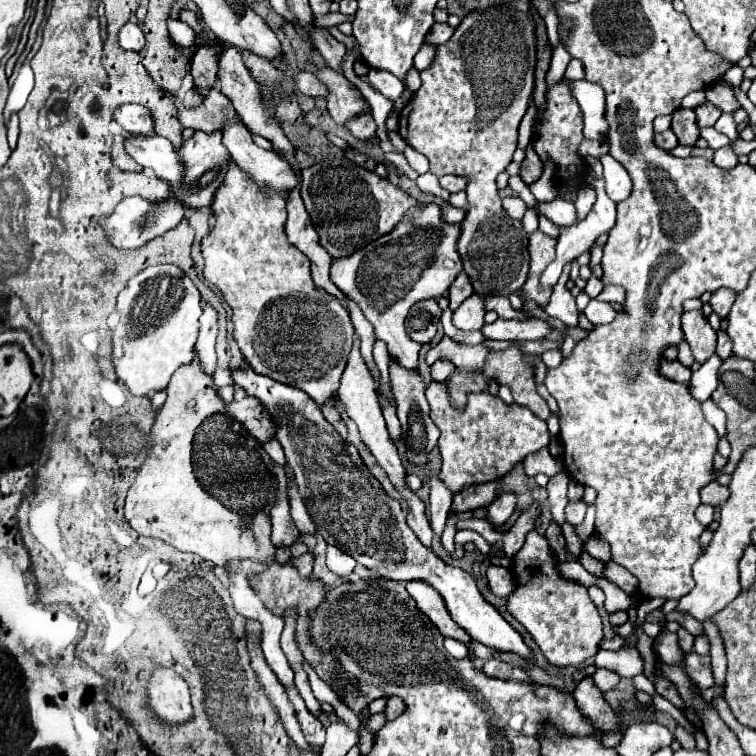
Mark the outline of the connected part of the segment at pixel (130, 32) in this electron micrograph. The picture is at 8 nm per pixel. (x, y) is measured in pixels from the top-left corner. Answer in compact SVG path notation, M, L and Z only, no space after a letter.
M126 23L120 33L118 33L118 43L120 47L128 49L128 51L140 51L144 47L144 31L140 27L136 27L134 23Z

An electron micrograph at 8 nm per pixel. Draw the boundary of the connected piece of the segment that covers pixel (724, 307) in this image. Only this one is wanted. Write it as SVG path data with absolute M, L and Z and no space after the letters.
M718 289L712 293L712 299L710 299L710 305L714 309L714 313L718 313L720 317L726 317L728 311L732 309L732 303L736 301L736 293L732 289Z

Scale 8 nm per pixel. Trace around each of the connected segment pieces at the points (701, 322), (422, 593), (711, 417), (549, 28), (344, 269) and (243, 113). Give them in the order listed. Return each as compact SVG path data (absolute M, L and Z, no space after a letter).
M686 311L682 315L682 331L698 363L704 363L716 351L716 331L708 325L702 311Z
M420 581L404 583L404 587L406 587L408 595L412 595L412 599L416 599L416 605L420 607L420 611L440 629L440 633L444 637L454 637L454 639L462 641L464 645L468 645L468 641L470 641L468 633L464 629L456 627L456 623L448 615L444 599L440 599L440 593L434 587L428 587L428 583L420 583Z
M706 399L706 401L702 403L702 411L704 411L706 419L716 427L718 435L724 437L724 435L726 435L726 413L724 413L712 399Z
M553 6L550 7L550 10L544 17L544 21L546 24L546 31L549 42L551 47L554 49L559 41L559 34L558 34L558 26L559 26L559 19L556 13L556 10Z
M422 203L420 207L416 207L416 211L408 211L404 223L398 223L386 237L382 235L382 239L368 243L350 257L334 259L332 263L332 273L330 273L332 283L360 305L366 319L374 325L376 339L382 339L388 345L390 355L406 369L418 369L418 351L422 345L408 339L408 333L404 329L404 319L414 303L422 299L442 297L462 271L460 253L456 251L458 237L460 237L460 223L446 223L440 205Z
M226 47L226 49L222 51L220 63L218 63L218 71L220 71L218 77L220 77L220 83L222 83L222 93L232 101L232 105L236 107L236 111L238 111L238 115L242 117L244 125L246 125L252 133L262 135L262 137L266 137L268 141L272 141L274 149L280 149L280 151L284 153L284 159L292 165L292 169L294 169L296 175L300 177L300 169L298 169L298 167L294 165L294 161L292 161L294 145L286 139L282 127L276 123L276 119L268 119L268 117L264 115L262 101L260 101L260 89L258 89L256 81L250 77L250 73L248 73L248 69L246 69L246 65L244 65L244 61L242 61L242 53L240 53L240 49L236 49L236 47Z

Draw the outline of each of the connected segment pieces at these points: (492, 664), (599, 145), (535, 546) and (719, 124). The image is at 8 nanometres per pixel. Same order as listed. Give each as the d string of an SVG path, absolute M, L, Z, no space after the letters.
M490 659L486 661L482 667L482 670L490 677L502 680L526 682L531 685L536 684L524 670L513 667L509 663L501 662L499 660Z
M606 138L600 140L584 139L579 146L579 153L586 157L592 156L600 158L602 155L607 154L609 151L609 143Z
M536 531L526 535L522 549L512 557L512 575L516 587L506 601L508 611L526 627L552 665L576 667L600 651L600 643L604 641L600 613L590 601L584 585L560 575L558 561L546 537Z
M723 113L715 123L714 128L734 141L738 137L737 124L729 120L734 120L732 114Z

